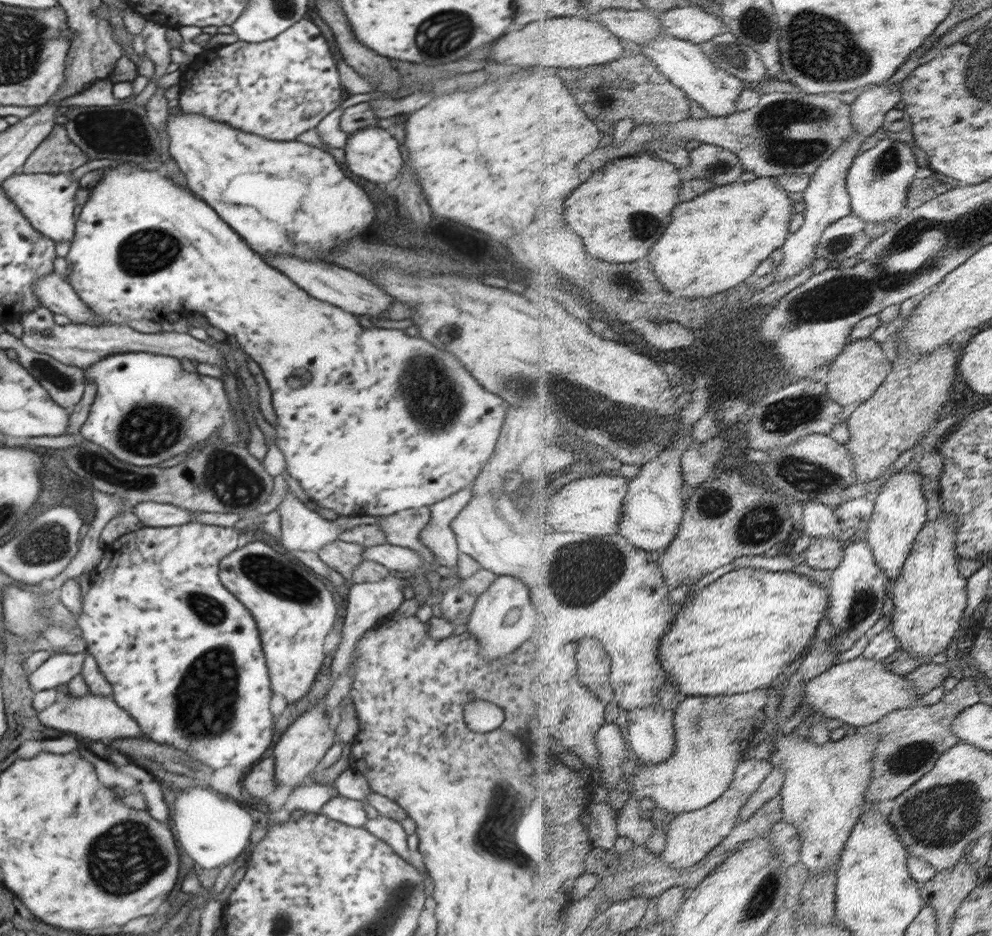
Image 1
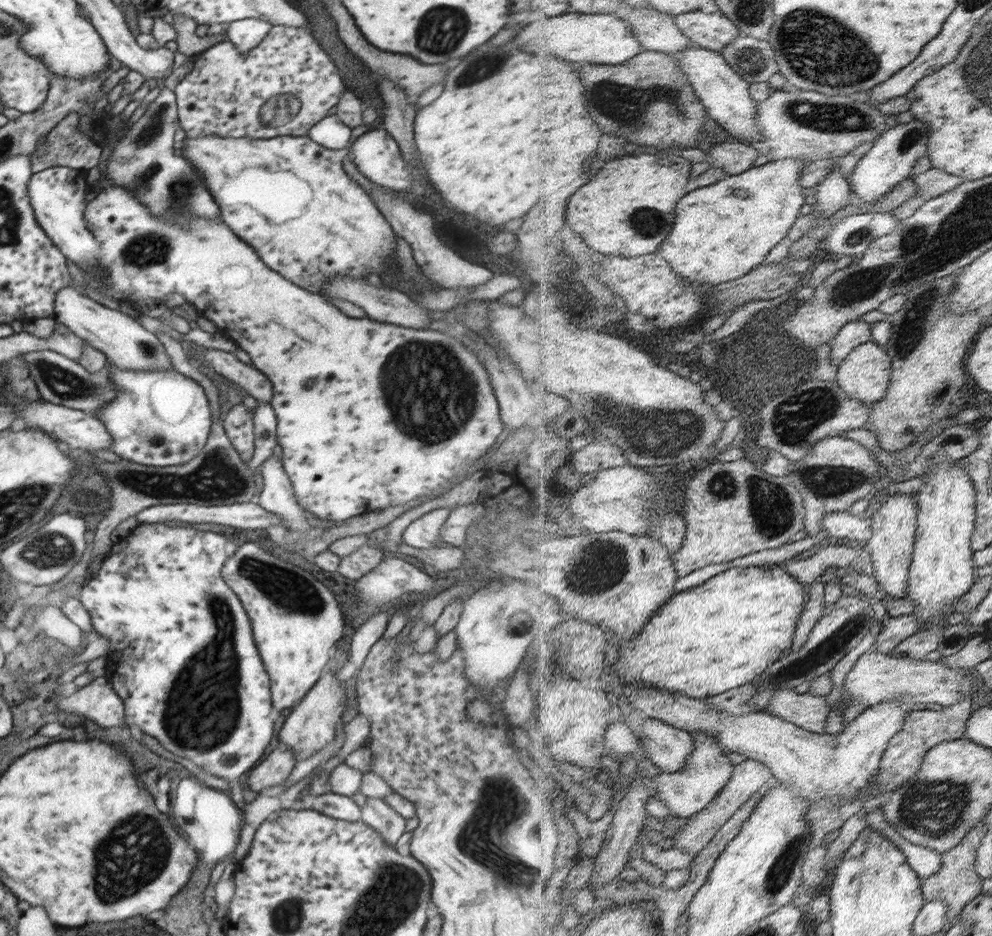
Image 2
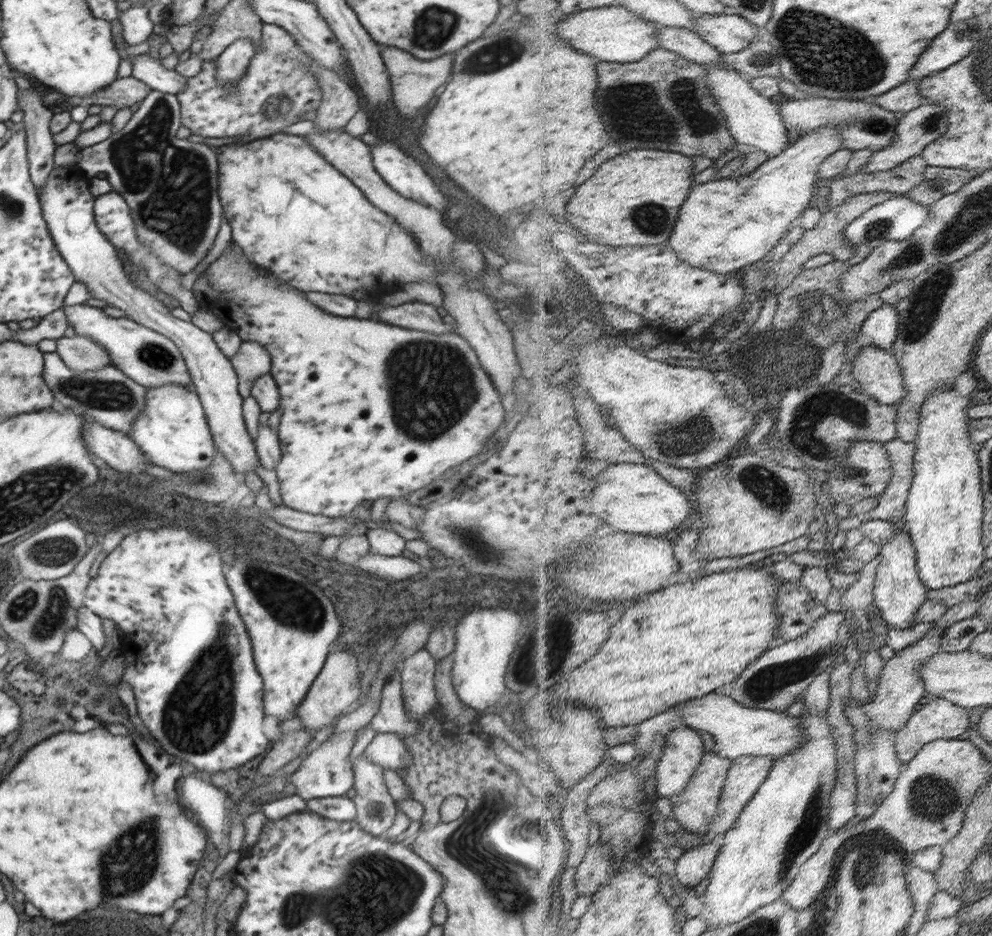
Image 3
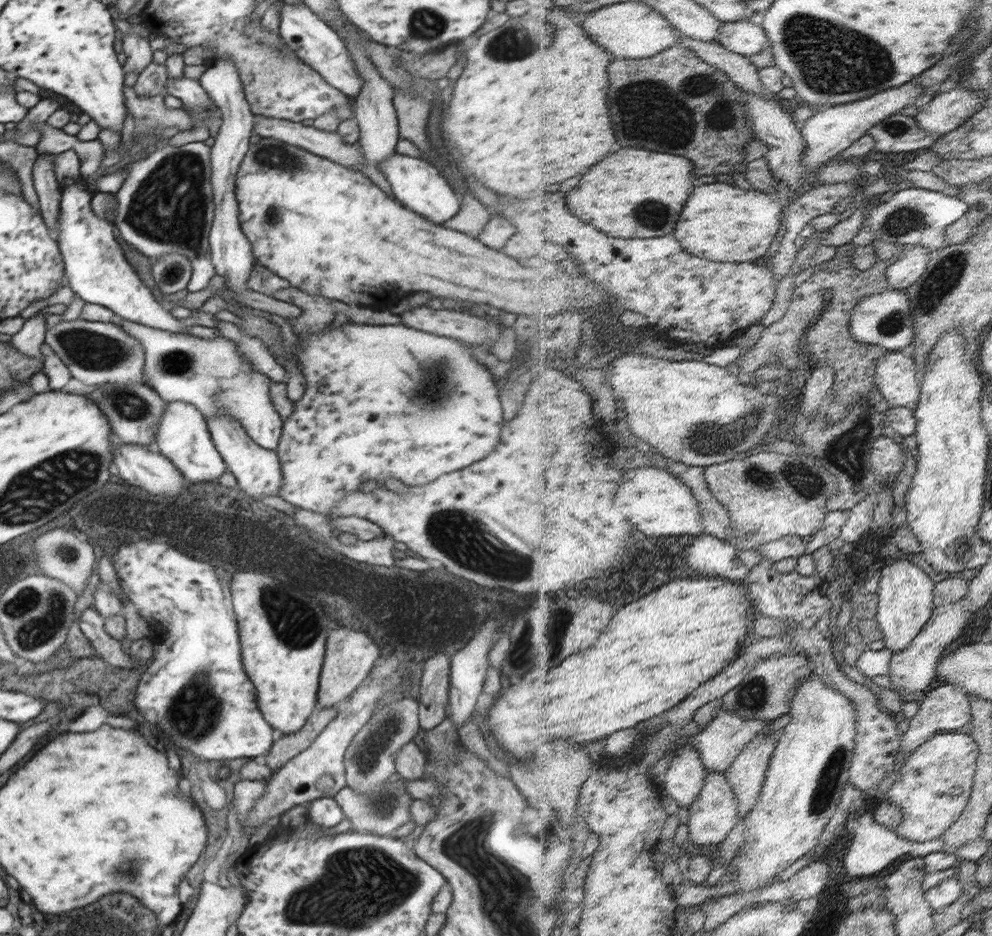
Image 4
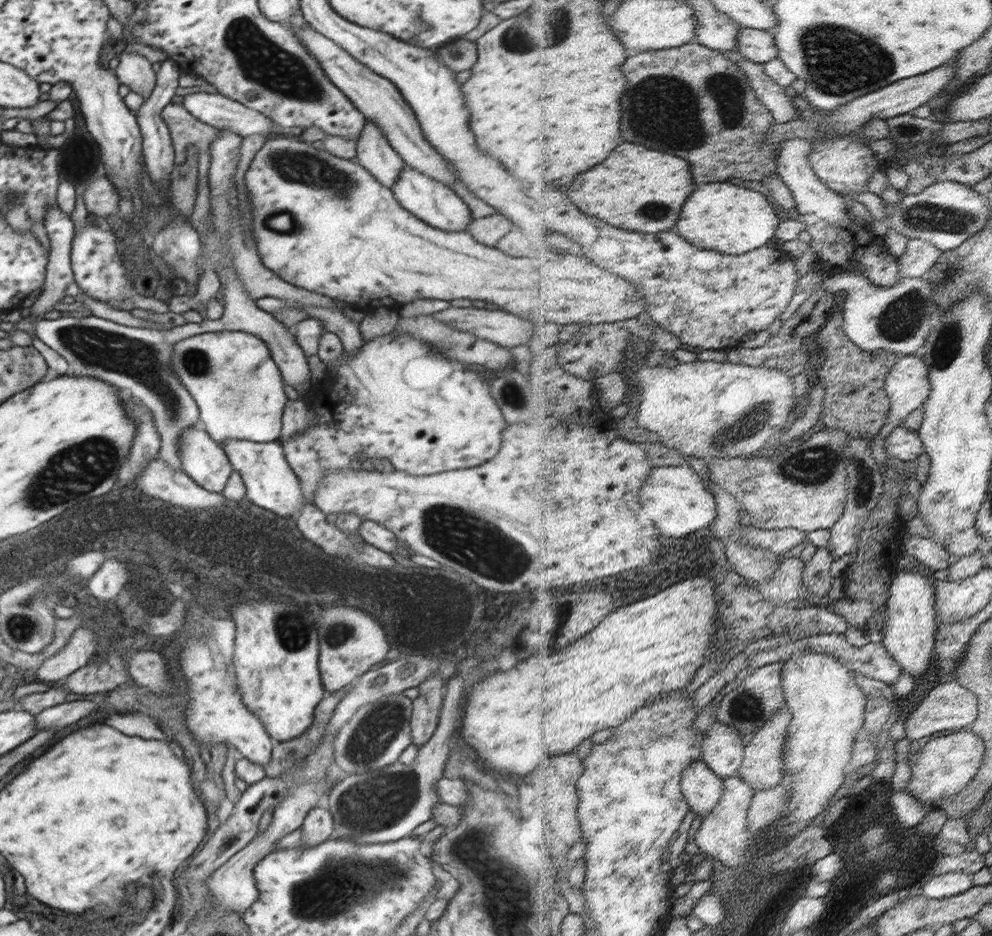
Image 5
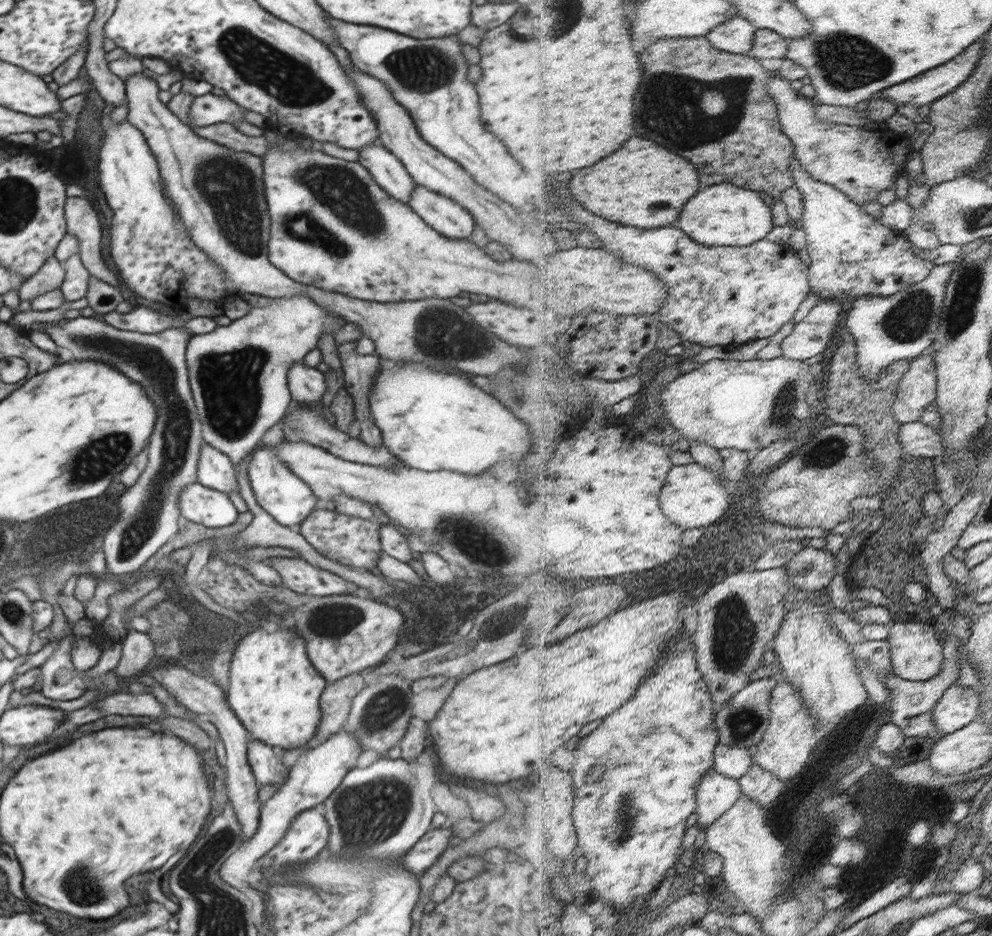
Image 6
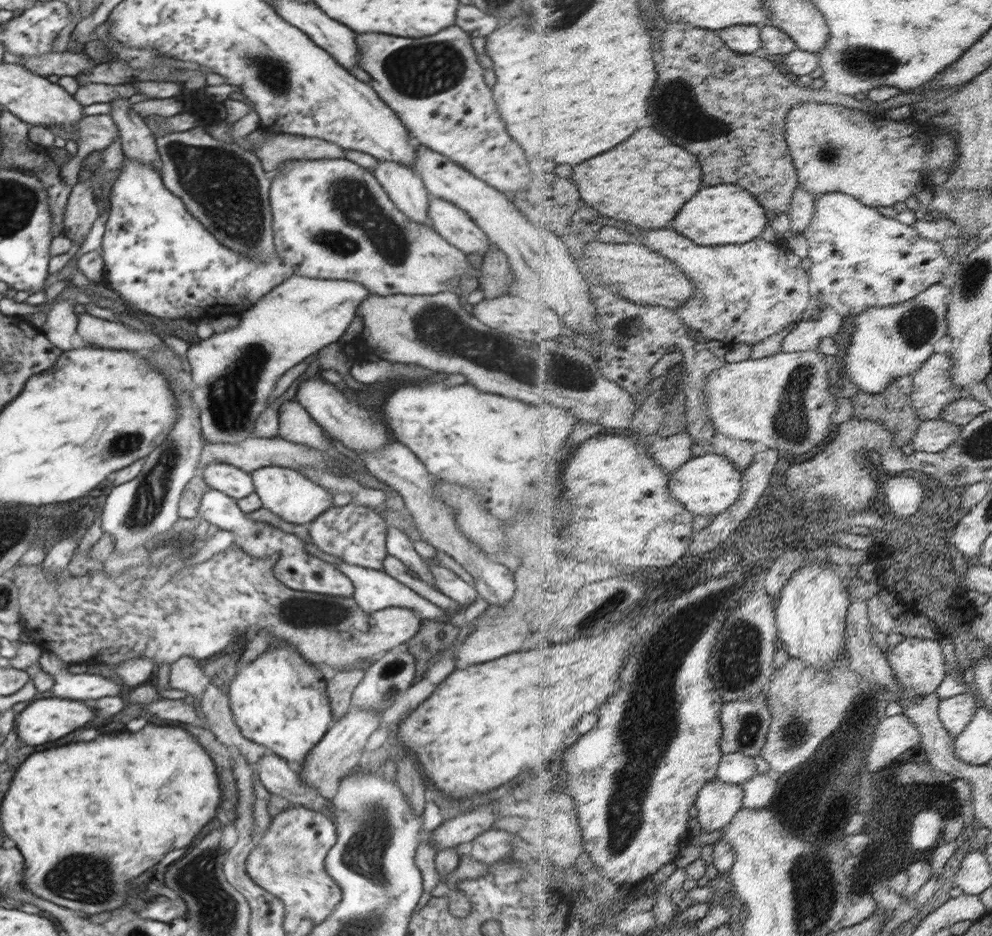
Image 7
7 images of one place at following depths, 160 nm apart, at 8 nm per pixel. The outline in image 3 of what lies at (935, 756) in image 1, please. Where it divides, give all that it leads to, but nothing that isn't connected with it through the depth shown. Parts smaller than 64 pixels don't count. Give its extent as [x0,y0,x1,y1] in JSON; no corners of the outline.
[896,697,970,764]

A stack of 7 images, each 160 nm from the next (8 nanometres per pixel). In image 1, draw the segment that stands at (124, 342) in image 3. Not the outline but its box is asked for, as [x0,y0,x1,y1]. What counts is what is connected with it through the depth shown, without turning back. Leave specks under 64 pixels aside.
[33,272,108,327]

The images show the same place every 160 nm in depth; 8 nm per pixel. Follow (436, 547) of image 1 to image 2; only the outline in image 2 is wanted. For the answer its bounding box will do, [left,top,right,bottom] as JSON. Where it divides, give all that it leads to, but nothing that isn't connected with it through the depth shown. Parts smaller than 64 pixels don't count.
[403,508,451,548]

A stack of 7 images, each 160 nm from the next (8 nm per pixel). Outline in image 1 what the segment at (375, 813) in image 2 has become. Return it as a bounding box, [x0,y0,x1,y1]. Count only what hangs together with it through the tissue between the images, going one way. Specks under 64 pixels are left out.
[364,815,412,864]

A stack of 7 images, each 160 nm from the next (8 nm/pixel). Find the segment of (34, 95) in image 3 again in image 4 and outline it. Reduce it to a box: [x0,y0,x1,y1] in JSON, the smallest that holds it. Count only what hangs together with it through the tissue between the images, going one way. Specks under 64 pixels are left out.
[32,152,61,240]

